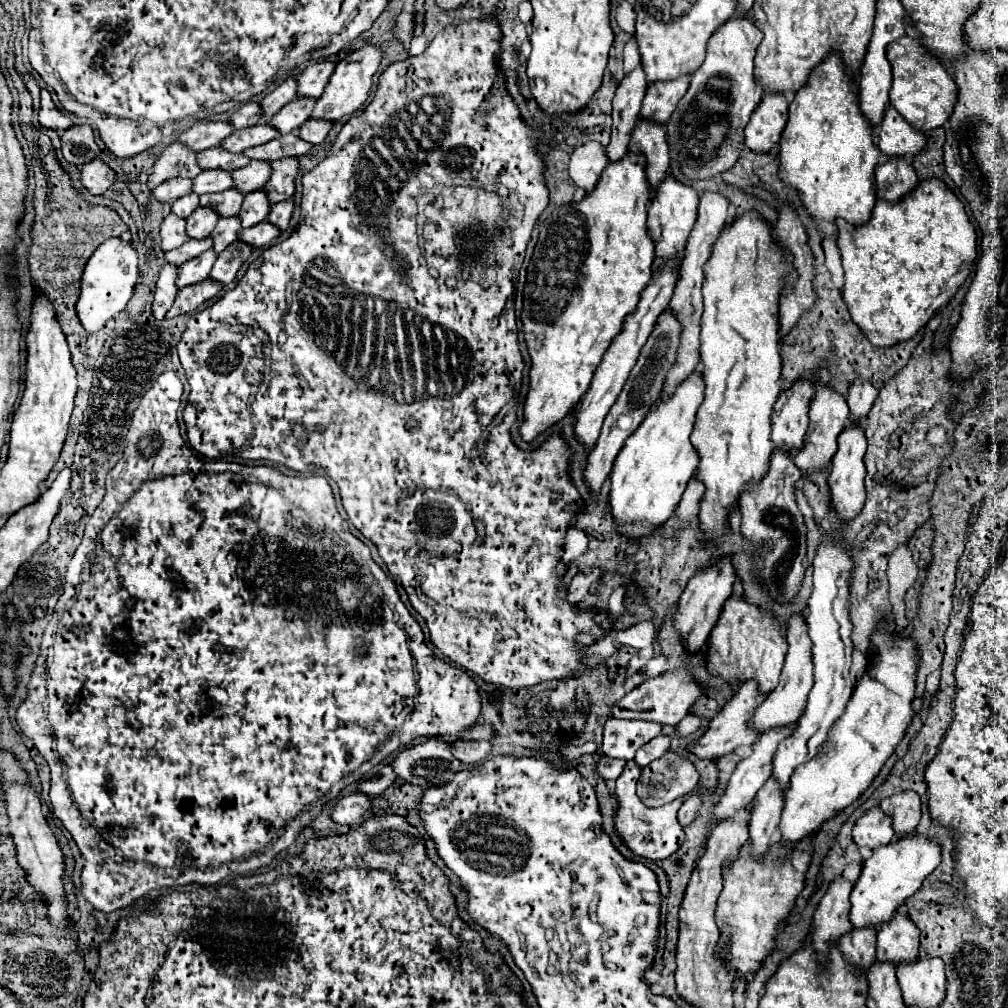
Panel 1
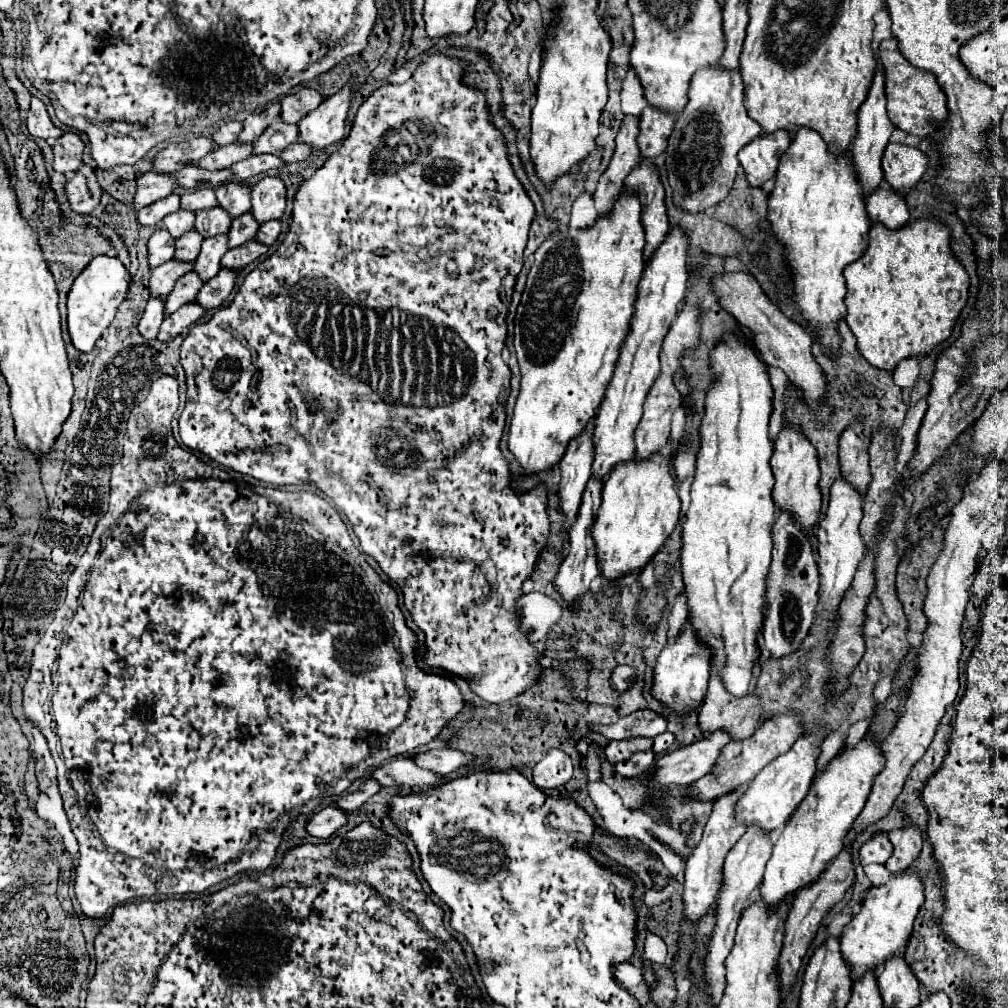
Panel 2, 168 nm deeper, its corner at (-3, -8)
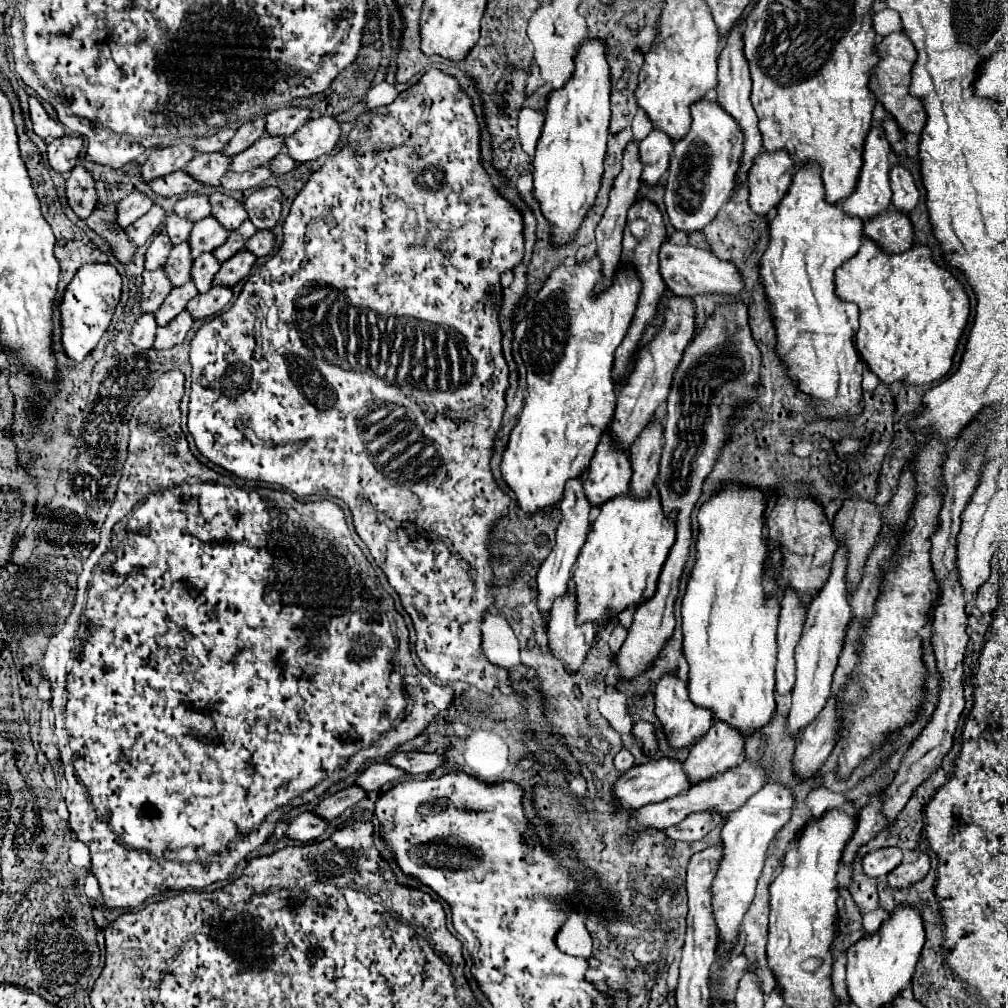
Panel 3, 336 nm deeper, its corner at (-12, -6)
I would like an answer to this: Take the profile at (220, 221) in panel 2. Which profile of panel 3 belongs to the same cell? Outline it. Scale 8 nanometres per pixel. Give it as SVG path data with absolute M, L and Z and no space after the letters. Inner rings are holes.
M210 217L200 219L200 223L194 223L190 237L188 237L188 245L192 253L190 257L196 259L198 255L206 251L214 251L216 247L224 243L224 239L228 239L228 231L224 231L224 227L216 223L216 219L210 219Z

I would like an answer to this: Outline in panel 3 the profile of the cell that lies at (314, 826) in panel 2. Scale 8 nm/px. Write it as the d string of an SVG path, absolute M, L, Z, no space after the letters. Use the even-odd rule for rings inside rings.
M300 813L296 819L290 821L290 827L286 831L286 837L292 841L300 841L300 843L310 843L314 839L318 839L320 835L324 835L328 827L328 821L320 819L314 813Z

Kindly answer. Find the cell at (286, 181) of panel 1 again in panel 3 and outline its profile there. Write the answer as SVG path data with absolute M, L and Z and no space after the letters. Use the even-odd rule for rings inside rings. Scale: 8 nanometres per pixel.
M278 187L258 189L244 201L248 219L254 223L256 229L272 229L276 225L282 209L280 201L282 201L282 191Z

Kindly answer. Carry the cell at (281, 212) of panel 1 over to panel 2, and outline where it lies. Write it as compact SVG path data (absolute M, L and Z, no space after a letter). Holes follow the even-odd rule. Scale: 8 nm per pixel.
M267 221L259 227L259 233L257 233L257 241L265 243L265 245L275 245L277 243L277 237L281 233L281 221Z

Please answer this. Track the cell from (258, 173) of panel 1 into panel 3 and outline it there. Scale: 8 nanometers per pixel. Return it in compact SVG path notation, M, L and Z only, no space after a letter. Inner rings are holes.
M214 193L210 195L210 205L212 205L212 217L226 229L226 231L234 231L238 229L248 215L244 215L244 205L234 201L232 197L224 195L224 193Z

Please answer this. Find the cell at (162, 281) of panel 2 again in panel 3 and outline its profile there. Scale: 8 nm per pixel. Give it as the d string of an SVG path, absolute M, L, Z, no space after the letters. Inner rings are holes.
M164 269L156 271L144 271L142 273L142 291L140 291L140 311L142 313L154 313L166 295L170 293L172 285L168 283L168 277L164 275Z

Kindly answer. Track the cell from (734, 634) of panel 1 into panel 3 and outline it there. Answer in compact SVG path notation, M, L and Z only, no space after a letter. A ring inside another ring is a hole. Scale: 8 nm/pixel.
M712 723L704 743L692 747L682 763L690 785L708 781L744 761L744 739L734 733L724 723Z

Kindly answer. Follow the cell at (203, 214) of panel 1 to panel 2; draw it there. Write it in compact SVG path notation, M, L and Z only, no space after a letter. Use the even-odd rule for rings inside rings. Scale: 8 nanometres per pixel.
M197 229L187 231L175 243L175 259L179 259L179 261L195 261L195 257L199 255L201 243L203 243L203 235Z

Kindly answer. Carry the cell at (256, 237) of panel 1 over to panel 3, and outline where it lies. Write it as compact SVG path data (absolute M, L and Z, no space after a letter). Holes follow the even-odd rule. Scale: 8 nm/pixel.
M242 249L240 253L236 253L234 257L230 257L228 261L224 261L220 265L220 271L214 275L212 285L234 287L240 279L244 279L250 273L254 263L256 263L256 257L252 253L248 253L246 249Z

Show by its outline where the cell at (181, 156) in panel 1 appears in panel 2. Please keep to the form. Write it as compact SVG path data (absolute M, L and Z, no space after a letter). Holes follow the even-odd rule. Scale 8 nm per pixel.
M147 171L137 181L137 193L133 201L133 209L139 211L141 207L151 205L153 201L159 201L167 195L171 195L177 189L177 181L173 173L159 173L159 171Z

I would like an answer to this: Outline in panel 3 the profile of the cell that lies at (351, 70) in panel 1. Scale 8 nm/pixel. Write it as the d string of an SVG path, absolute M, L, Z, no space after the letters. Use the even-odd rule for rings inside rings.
M318 117L304 123L294 135L284 139L286 153L296 159L296 163L304 165L316 161L330 151L334 151L340 137L340 123L336 117Z

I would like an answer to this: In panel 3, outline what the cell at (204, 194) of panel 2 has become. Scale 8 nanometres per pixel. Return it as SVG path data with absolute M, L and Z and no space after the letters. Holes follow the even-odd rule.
M186 195L174 205L174 213L182 219L188 219L192 223L204 219L210 215L208 207L208 197L206 195Z

